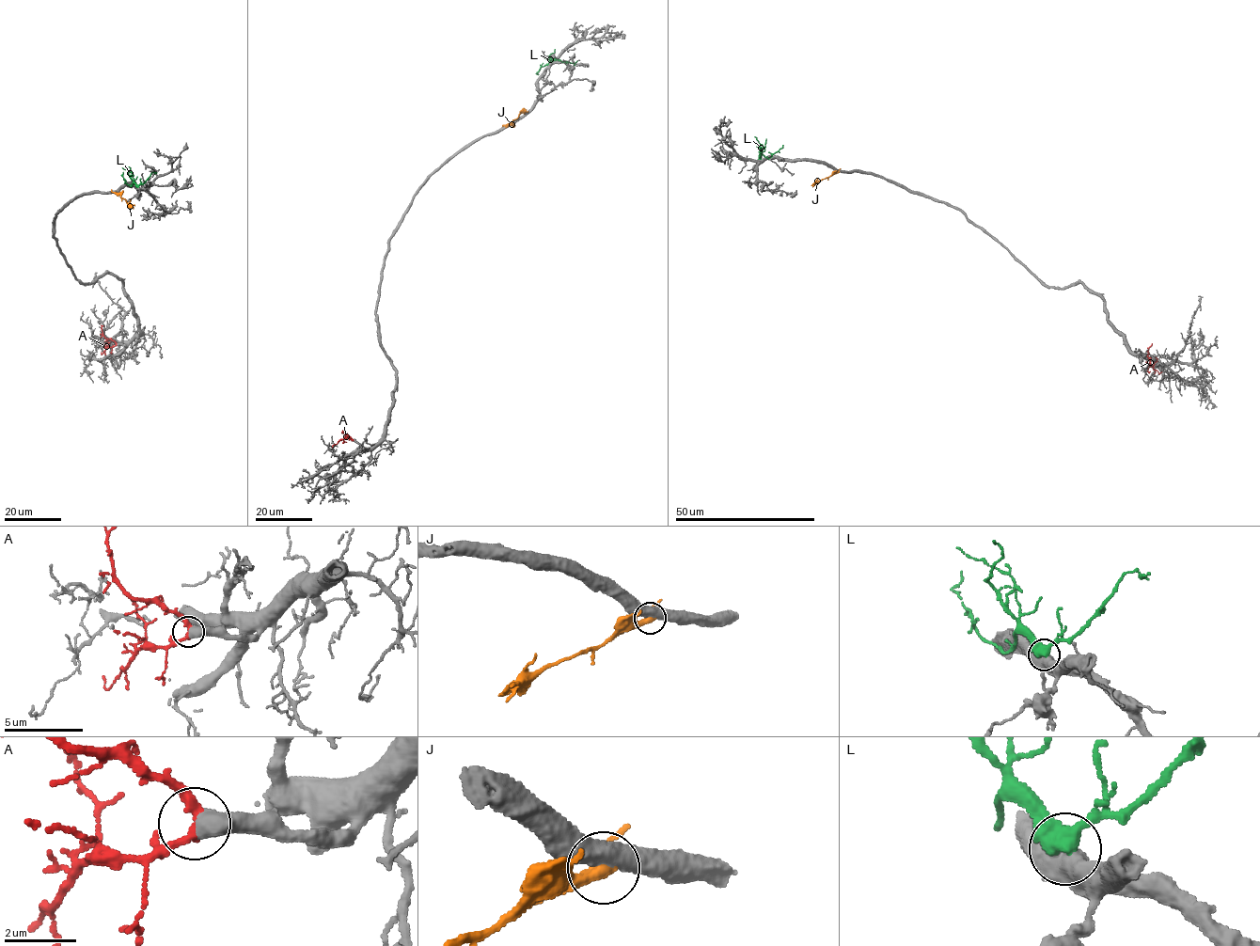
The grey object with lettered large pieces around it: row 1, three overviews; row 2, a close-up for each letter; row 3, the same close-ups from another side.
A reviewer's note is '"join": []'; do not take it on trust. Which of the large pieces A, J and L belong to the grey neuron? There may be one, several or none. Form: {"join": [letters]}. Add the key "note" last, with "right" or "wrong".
{"join": ["A"], "note": "wrong"}

